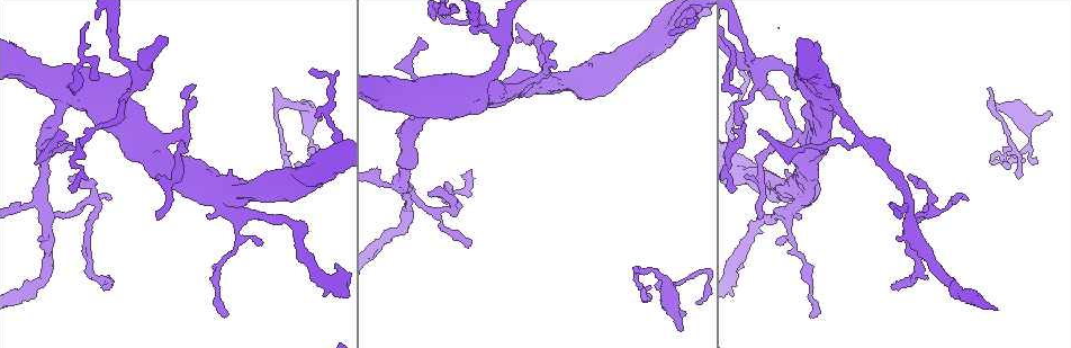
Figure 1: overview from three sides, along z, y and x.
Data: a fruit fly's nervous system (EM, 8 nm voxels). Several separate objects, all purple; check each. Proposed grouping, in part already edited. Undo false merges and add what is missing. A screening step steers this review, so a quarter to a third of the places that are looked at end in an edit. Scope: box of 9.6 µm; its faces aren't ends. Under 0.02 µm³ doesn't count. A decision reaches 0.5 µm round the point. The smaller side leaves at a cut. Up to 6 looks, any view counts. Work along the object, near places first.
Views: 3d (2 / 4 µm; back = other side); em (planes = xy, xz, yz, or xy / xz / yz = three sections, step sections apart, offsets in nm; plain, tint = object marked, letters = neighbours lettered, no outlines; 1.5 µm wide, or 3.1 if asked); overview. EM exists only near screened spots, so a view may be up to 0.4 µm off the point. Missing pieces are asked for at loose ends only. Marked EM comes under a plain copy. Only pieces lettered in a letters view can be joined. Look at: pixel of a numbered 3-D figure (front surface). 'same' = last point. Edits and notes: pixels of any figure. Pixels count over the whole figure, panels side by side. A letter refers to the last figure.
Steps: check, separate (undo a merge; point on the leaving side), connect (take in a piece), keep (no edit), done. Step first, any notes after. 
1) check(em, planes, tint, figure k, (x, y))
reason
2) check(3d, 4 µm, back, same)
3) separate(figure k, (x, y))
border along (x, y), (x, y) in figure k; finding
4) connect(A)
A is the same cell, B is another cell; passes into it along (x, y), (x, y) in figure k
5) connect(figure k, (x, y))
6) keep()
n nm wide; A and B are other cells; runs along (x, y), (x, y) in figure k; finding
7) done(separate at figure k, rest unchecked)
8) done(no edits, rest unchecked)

check(em, planes, letters, figure 1, (682, 330))
branch stops here

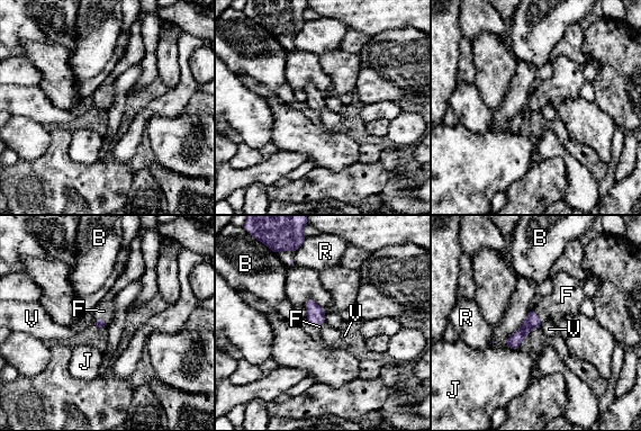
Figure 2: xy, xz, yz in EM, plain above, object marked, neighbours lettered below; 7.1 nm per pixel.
connect(F)
F is the same cell, B, J, R and V are other cells; passes into it along (532, 321), (538, 317), (566, 298) in figure 2; it goes on there

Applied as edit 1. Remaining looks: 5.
check(overview)
redraw

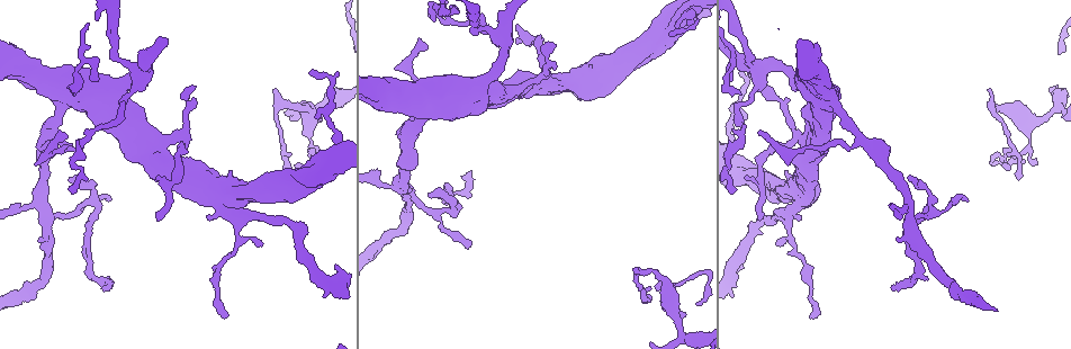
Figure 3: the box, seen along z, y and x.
check(3d, 4 µm, figure 3, (1003, 165))
tapers out

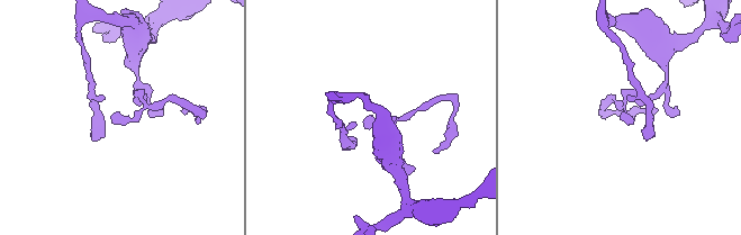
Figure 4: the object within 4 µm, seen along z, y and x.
check(em, planes, letters, figure 4, (620, 115))

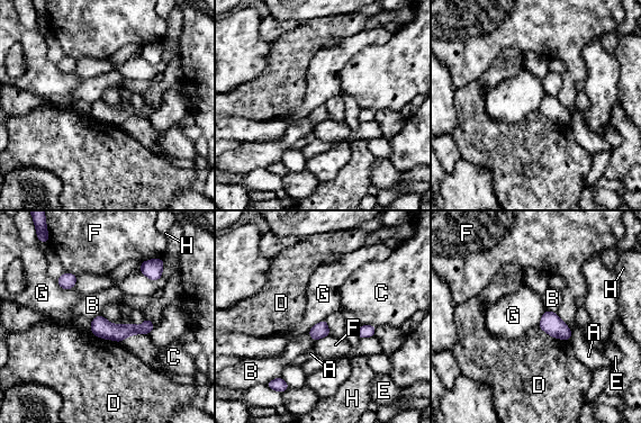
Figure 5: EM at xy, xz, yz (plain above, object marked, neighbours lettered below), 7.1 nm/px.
keep()
D touches over 240 nm; A, B, C, D, E, F, G and H are other cells; border along (55, 279), (62, 288), (72, 288) in figure 5; no lettered piece goes on from it

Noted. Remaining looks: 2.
check(em, xz, step 4, tint, figure 3, (891, 288))
free end

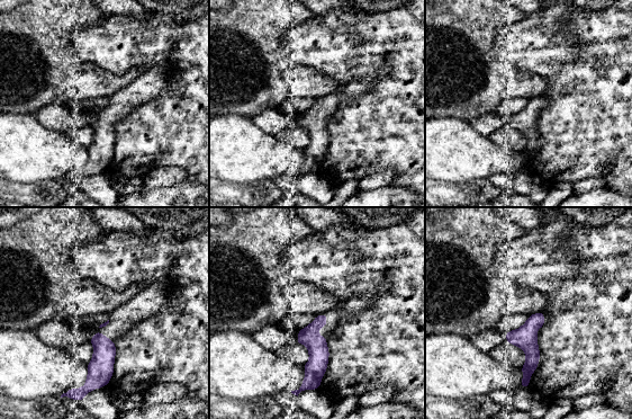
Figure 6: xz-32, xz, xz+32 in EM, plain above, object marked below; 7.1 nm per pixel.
check(em, planes, letters, same)

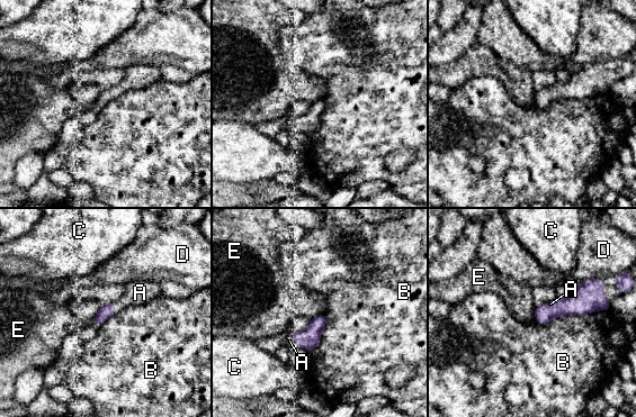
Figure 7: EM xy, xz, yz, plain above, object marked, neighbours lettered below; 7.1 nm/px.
connect(A)
A is the same cell, B, C, D and E are other cells; the neuron continues

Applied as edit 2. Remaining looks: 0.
done(connect at figure 2, connect at figure 7, rest unchecked)

